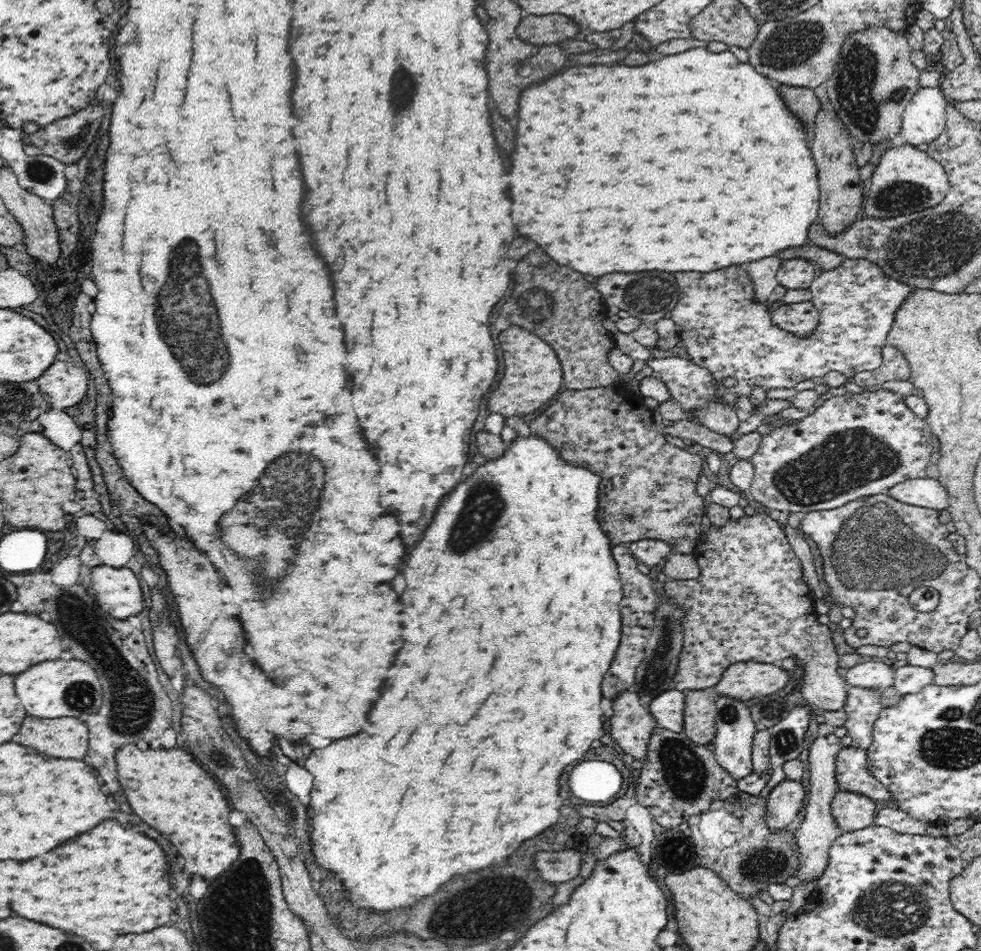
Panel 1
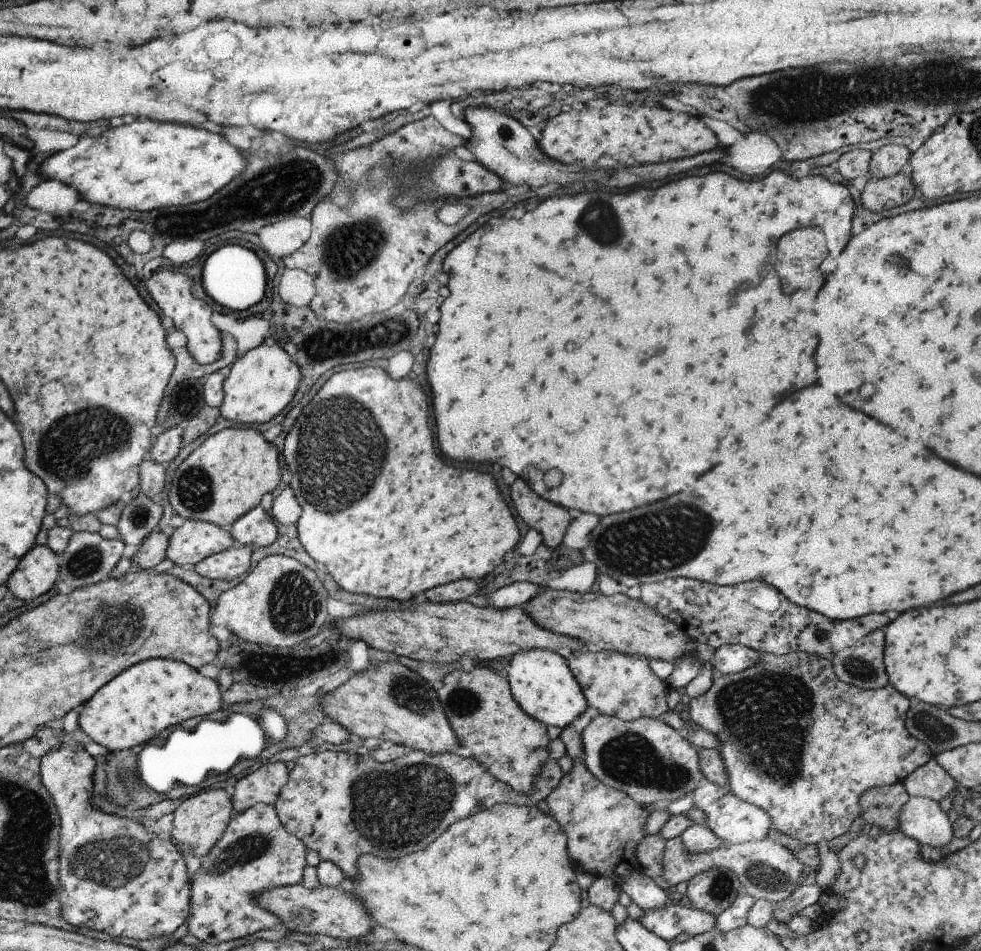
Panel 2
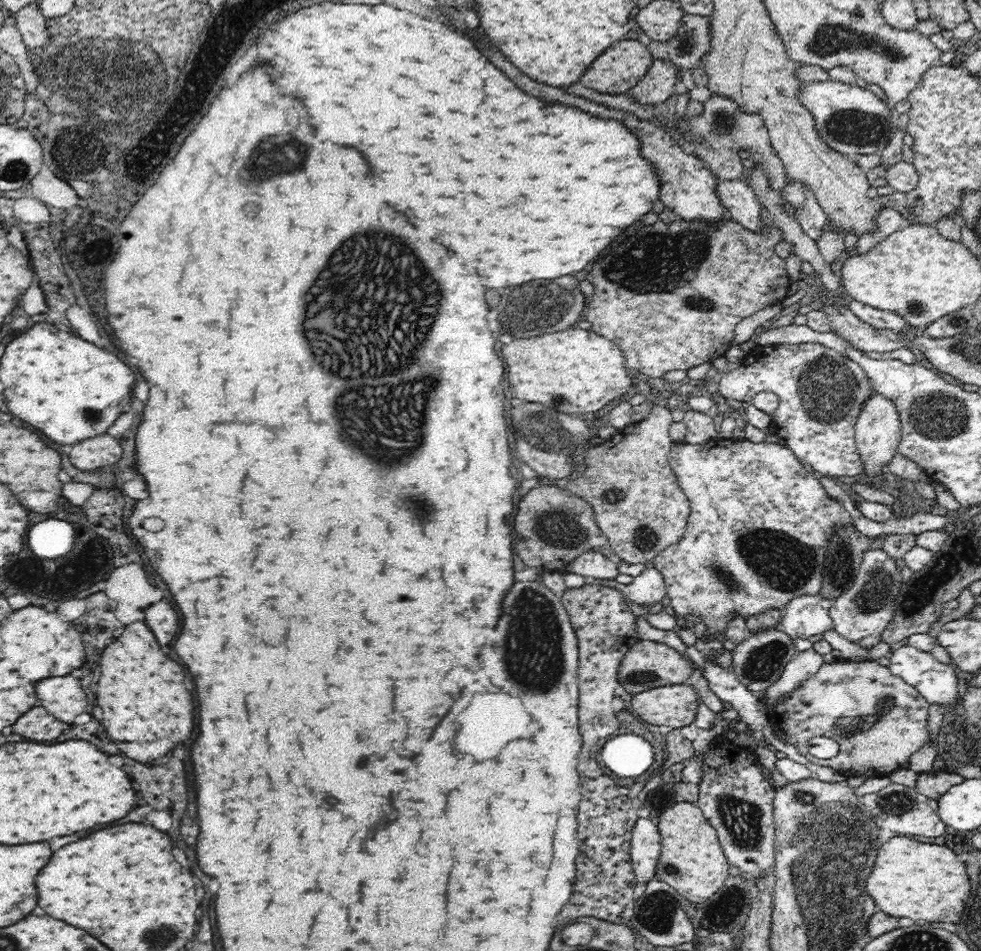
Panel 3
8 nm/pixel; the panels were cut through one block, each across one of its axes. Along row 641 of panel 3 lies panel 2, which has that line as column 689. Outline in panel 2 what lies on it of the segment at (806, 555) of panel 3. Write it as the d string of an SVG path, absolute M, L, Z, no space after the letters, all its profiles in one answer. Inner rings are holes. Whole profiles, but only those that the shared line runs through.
M793 652L787 656L759 654L759 660L751 668L737 672L737 674L721 676L721 678L715 676L711 680L711 688L701 696L691 698L691 702L689 702L691 722L699 730L707 730L719 740L719 746L715 750L719 752L719 758L723 762L723 770L727 772L727 786L725 788L729 788L729 792L733 796L741 798L743 802L749 802L749 804L761 808L765 814L769 814L771 830L777 830L781 836L789 836L789 838L799 840L801 844L809 844L809 846L815 846L815 842L819 842L819 840L829 842L835 836L845 834L849 830L851 822L857 816L861 816L861 796L867 794L867 790L883 788L883 786L891 786L891 784L901 784L915 768L927 764L933 758L931 750L923 742L919 742L917 738L911 738L911 734L905 730L903 722L905 722L907 710L909 710L909 698L899 694L893 684L887 684L885 688L879 688L879 690L861 690L861 688L849 686L837 678L831 658L811 656L811 654L803 654L803 652Z

